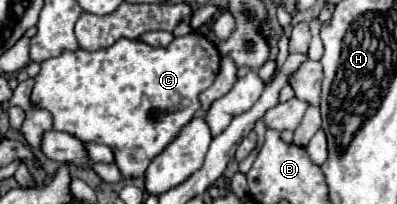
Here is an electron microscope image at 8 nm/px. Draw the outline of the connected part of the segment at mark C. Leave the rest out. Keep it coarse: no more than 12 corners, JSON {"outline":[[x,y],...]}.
{"outline":[[200,33],[40,63],[32,105],[126,179],[200,111]]}

